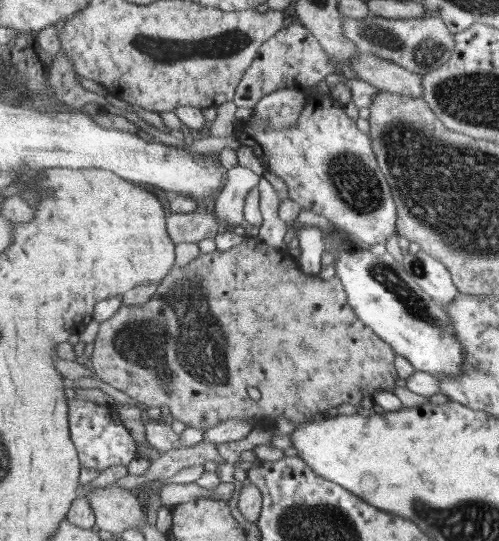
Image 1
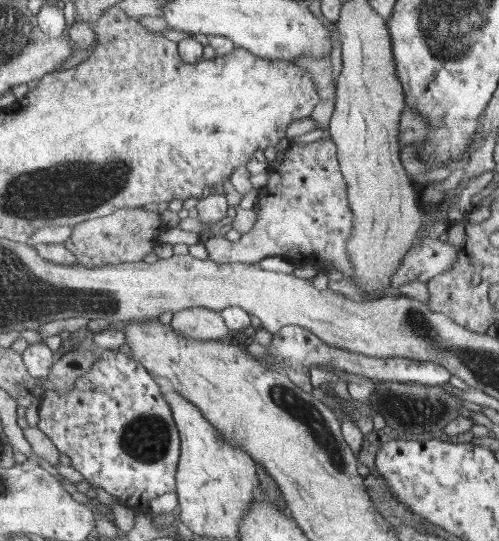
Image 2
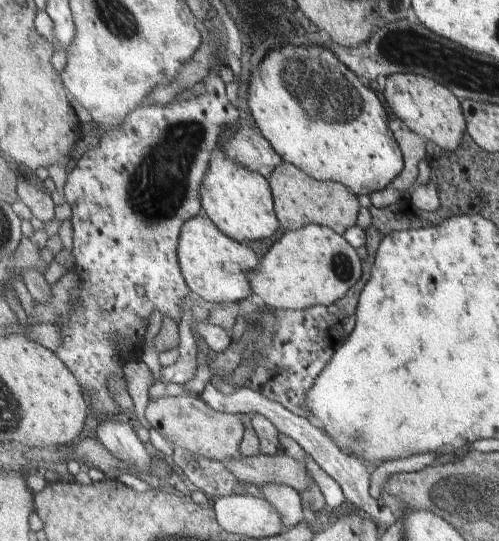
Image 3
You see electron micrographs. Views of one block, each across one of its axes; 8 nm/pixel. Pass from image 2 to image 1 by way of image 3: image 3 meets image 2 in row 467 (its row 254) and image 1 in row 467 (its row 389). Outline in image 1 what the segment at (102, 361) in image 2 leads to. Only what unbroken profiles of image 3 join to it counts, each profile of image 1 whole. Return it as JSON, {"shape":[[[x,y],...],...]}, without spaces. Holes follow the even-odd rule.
{"shape":[[[69,400],[69,420],[71,424],[71,438],[78,448],[79,458],[83,468],[105,470],[109,466],[126,466],[137,457],[137,444],[131,432],[125,428],[123,420],[115,406],[101,405],[91,400]]]}

